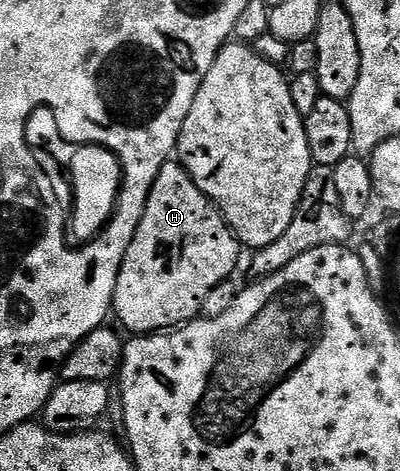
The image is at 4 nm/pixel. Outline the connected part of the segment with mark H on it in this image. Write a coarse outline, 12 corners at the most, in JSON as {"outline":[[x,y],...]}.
{"outline":[[178,160],[117,276],[135,336],[200,317],[241,243]]}

